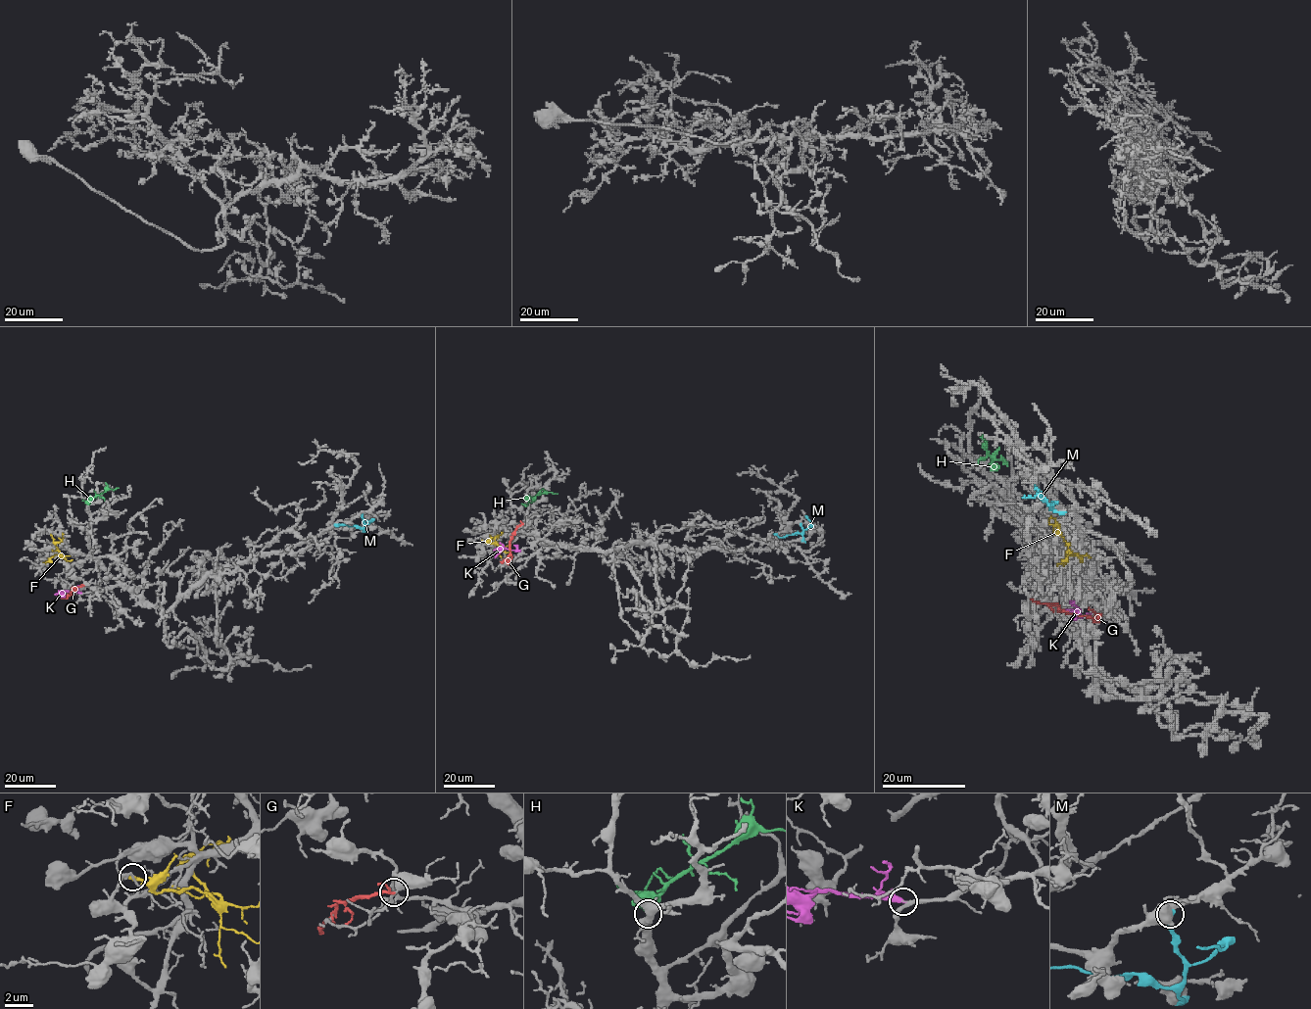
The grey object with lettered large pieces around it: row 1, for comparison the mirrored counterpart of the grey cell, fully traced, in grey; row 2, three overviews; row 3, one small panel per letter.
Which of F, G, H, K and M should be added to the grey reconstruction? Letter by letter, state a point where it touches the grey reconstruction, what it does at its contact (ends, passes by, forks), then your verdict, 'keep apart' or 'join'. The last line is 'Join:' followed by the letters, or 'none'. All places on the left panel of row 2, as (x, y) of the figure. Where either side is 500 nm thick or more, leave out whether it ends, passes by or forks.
F: meets grey at (44, 562); it ends there; keep apart
G: meets grey at (83, 586); it passes by; keep apart
H: meets grey at (88, 504); join
K: meets grey at (81, 593); it passes by; join
M: meets grey at (362, 514); keep apart
Join: H, K

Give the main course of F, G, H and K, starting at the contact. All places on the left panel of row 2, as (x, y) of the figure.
F: (44, 562), (60, 554), (55, 544), (61, 542), (62, 533)
G: (83, 586), (73, 588), (68, 596), (73, 590)
H: (88, 504), (106, 491), (118, 488)
K: (81, 593), (55, 594)

